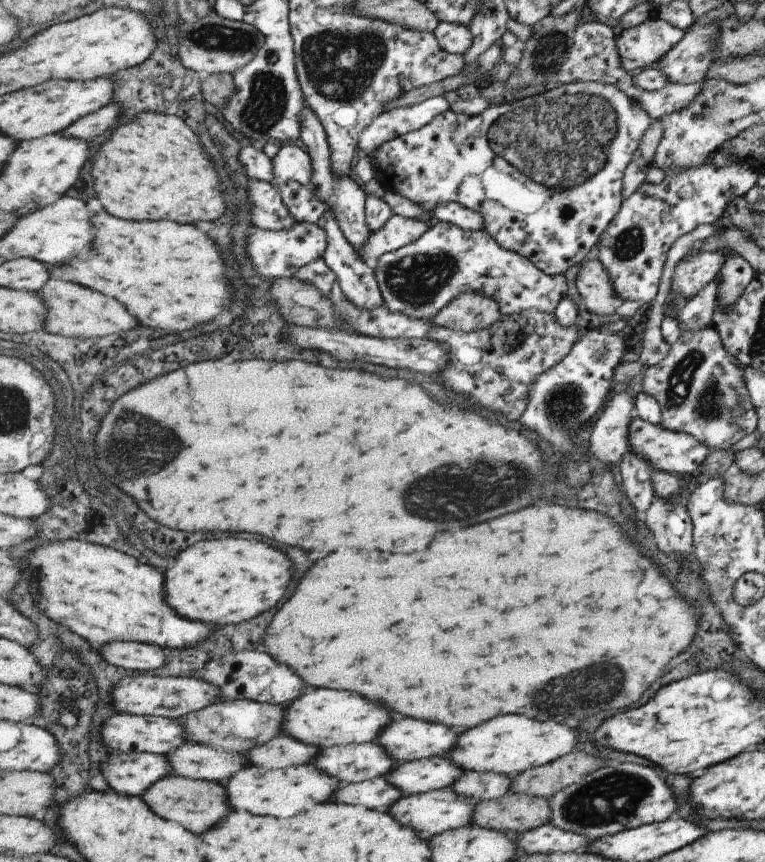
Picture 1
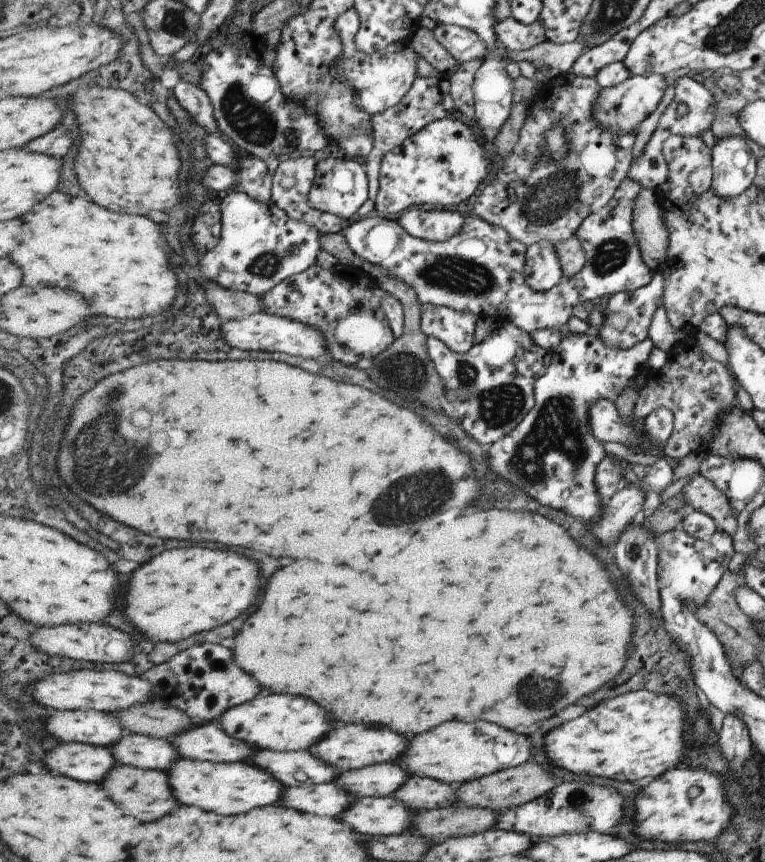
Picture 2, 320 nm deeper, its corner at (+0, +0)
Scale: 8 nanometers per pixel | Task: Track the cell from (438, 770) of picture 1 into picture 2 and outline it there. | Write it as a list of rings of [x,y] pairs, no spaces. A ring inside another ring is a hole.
[[[397,762],[381,763],[342,772],[335,782],[355,798],[391,797],[411,776]]]

